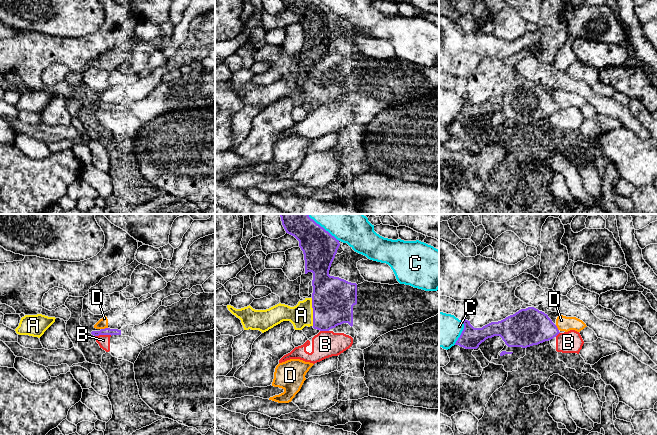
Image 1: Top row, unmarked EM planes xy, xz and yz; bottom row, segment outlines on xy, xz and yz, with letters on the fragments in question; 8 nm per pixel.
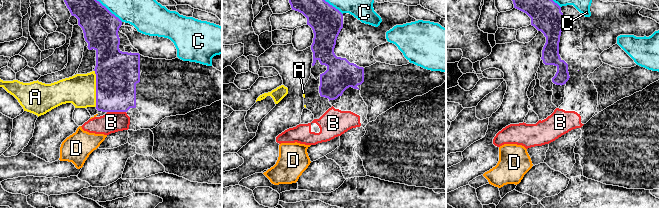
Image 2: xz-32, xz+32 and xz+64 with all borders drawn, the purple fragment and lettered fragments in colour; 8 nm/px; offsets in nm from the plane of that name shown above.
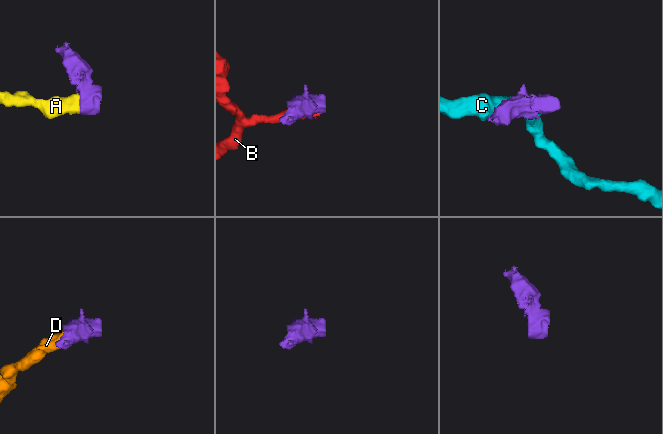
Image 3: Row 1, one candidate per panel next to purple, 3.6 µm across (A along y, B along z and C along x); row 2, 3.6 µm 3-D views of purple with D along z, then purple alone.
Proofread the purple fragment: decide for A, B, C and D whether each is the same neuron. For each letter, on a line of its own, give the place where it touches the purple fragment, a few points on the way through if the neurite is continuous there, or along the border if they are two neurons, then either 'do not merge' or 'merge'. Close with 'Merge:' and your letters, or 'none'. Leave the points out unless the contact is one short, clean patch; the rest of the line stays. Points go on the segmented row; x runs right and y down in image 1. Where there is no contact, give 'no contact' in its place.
A: meets purple in xz at (313, 312); merge
B: meets purple in xy at (103, 334); border along xy (111, 335), (95, 336); do not merge
C: meets purple in yz at (461, 333); do not merge
D: meets purple in xy at (105, 328); border along xy (107, 327), (101, 329); do not merge
Merge: A

